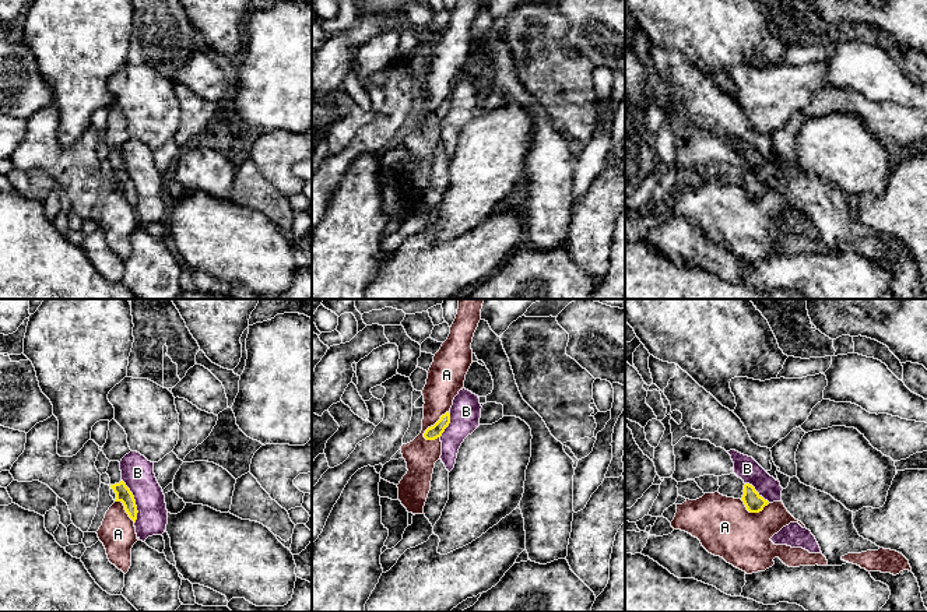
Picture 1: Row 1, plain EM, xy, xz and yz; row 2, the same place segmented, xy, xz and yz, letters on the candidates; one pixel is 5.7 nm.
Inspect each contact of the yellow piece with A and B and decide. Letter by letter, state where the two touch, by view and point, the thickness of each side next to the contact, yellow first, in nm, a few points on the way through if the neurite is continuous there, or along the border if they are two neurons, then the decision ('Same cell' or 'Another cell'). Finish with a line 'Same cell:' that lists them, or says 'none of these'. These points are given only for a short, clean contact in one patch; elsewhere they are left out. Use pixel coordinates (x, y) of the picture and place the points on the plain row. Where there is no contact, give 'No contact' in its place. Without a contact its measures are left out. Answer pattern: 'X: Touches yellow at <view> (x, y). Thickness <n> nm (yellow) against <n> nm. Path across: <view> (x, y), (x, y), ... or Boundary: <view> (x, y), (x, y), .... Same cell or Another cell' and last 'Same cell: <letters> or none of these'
A: Touches yellow at xz (431, 113). Thickness 80 nm (yellow) against 190 nm. Boundary: xz (448, 98), (425, 118), (424, 125), (427, 127). Another cell
B: Touches yellow at xy (134, 189). Thickness 90 nm (yellow) against 190 nm. Boundary: xy (122, 166), (134, 187), (137, 199), (134, 210). Another cell
Same cell: none of these

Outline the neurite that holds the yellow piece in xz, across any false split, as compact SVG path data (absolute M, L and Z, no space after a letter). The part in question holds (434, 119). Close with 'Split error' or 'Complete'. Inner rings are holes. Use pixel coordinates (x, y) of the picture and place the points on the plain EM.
M446 99L445 102L440 103L440 106L433 113L425 117L424 124L426 127L435 127L440 124L445 116L449 113L449 110L450 110L450 101Z. Complete

